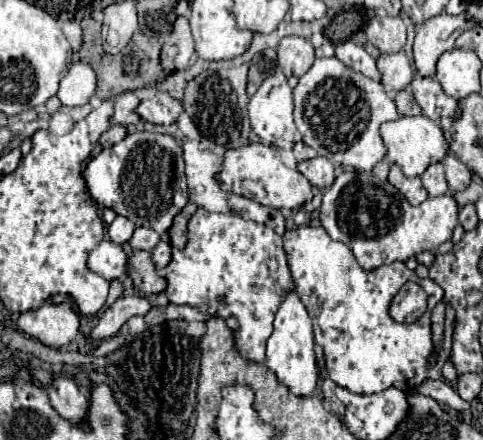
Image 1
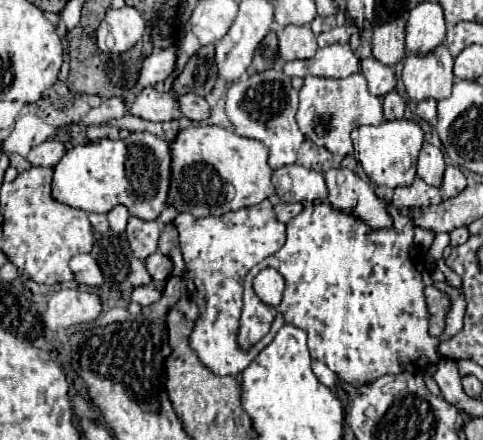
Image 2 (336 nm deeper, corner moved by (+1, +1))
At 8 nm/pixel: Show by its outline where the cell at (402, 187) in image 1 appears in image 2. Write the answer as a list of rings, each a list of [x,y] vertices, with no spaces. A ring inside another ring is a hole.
[[[417,177],[411,185],[407,187],[397,187],[393,193],[391,203],[397,209],[409,209],[409,207],[427,207],[427,205],[437,205],[441,203],[441,195],[437,187],[427,185],[421,177]]]

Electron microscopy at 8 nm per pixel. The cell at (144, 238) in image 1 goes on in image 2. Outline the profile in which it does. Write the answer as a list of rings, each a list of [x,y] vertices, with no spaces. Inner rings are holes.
[[[131,217],[127,223],[127,239],[133,255],[145,261],[151,253],[155,253],[159,233],[161,233],[161,227],[157,221],[141,221]]]

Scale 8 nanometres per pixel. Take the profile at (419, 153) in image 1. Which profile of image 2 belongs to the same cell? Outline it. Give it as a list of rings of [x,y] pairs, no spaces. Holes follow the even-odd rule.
[[[395,119],[395,121],[383,121],[381,125],[365,125],[357,129],[355,159],[363,165],[371,183],[391,189],[405,187],[411,185],[415,179],[417,155],[423,147],[423,141],[425,141],[423,129],[419,127],[417,121]]]

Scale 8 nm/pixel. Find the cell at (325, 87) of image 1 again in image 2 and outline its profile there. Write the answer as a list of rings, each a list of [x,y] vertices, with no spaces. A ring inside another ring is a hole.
[[[361,73],[349,75],[345,79],[329,79],[329,77],[305,77],[305,83],[299,91],[299,109],[297,109],[297,125],[301,133],[311,139],[315,145],[329,149],[333,155],[353,155],[351,131],[361,125],[379,125],[385,121],[383,103],[379,97],[367,91],[367,79]]]

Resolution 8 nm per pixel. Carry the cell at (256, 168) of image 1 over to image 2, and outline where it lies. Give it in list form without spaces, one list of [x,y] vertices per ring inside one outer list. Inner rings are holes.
[[[207,125],[207,127],[189,127],[183,129],[177,139],[171,143],[171,187],[169,187],[169,197],[167,203],[173,205],[179,213],[189,211],[197,217],[205,215],[223,215],[227,211],[237,211],[241,207],[251,207],[261,203],[263,199],[271,197],[275,193],[275,187],[271,183],[273,169],[269,167],[269,149],[257,141],[257,139],[247,139],[237,135],[235,131],[217,127],[217,125]]]

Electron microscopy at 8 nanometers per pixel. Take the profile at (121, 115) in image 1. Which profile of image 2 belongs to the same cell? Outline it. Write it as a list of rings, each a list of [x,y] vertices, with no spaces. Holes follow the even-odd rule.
[[[153,87],[143,89],[135,101],[131,103],[131,115],[147,119],[147,121],[173,121],[181,117],[177,95],[175,93],[159,93]]]

